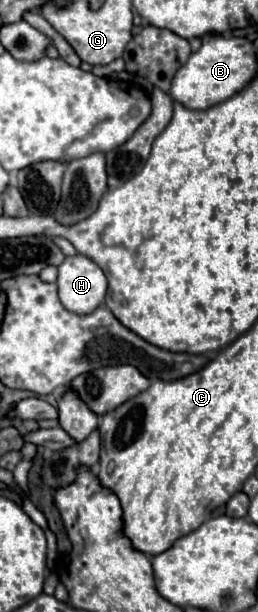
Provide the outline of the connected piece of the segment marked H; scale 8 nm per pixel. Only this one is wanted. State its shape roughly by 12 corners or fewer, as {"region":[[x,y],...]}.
{"region":[[86,256],[58,268],[66,310],[90,314],[104,304],[108,280]]}

